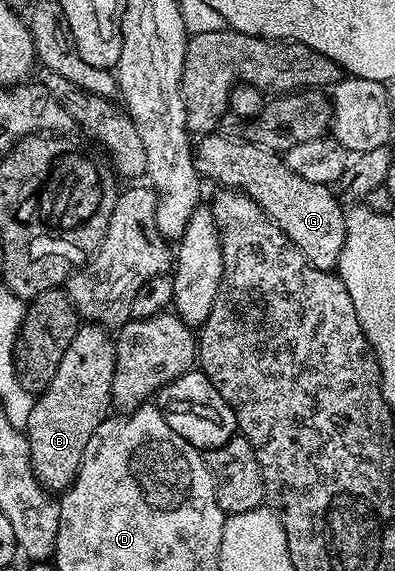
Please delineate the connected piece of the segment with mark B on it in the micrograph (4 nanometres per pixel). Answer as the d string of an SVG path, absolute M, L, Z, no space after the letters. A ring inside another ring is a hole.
M83 323L72 338L60 366L44 391L35 399L24 429L36 478L47 490L61 494L76 478L88 438L111 415L112 374L116 370L116 340L100 324Z

